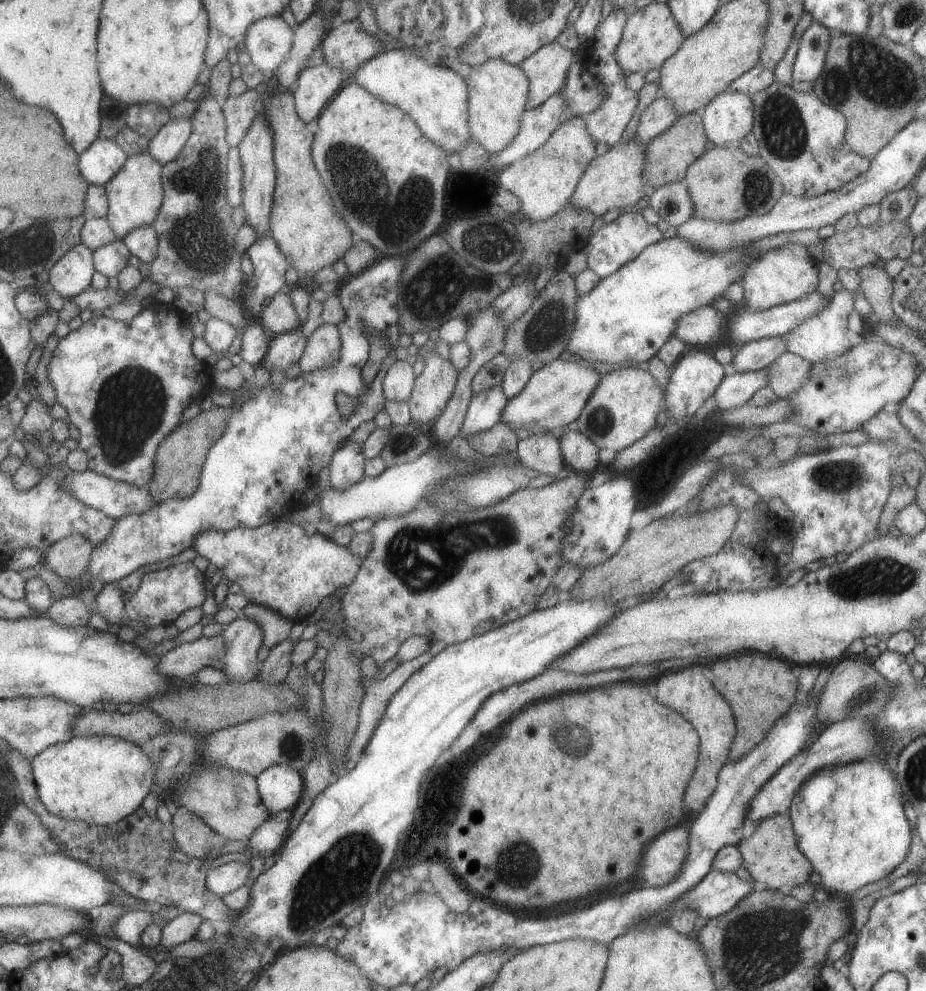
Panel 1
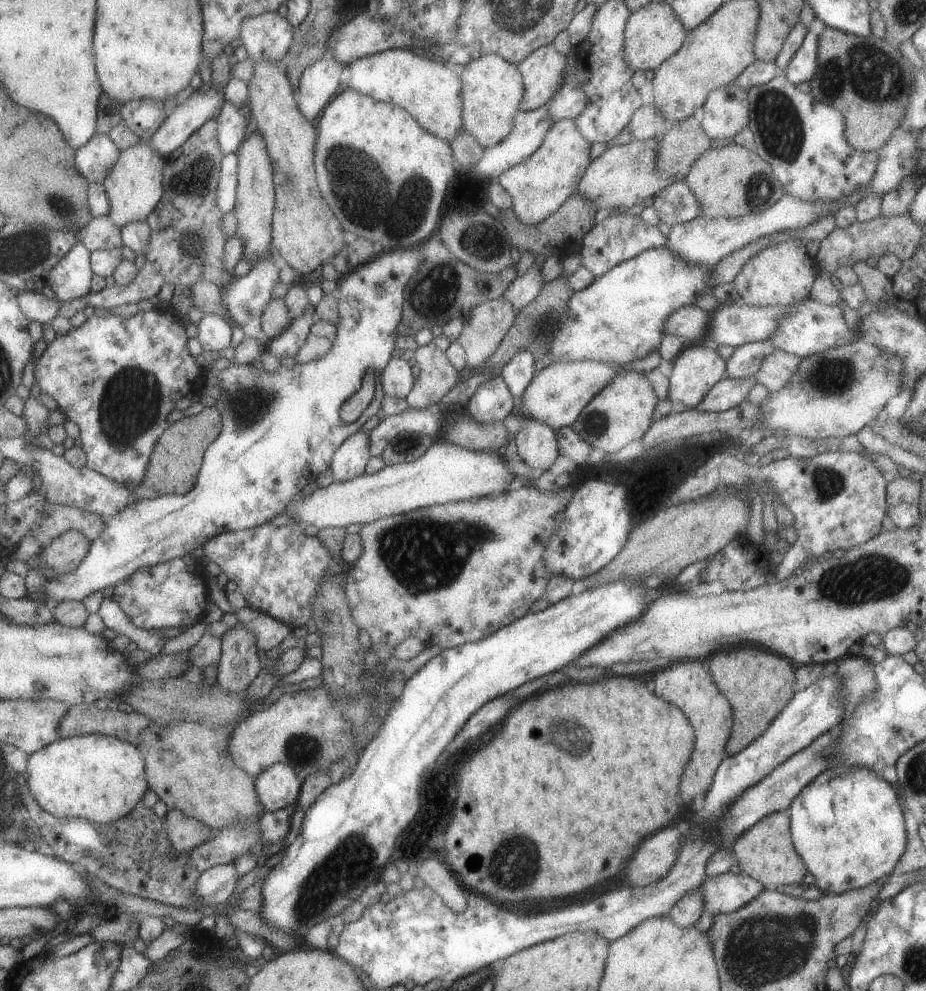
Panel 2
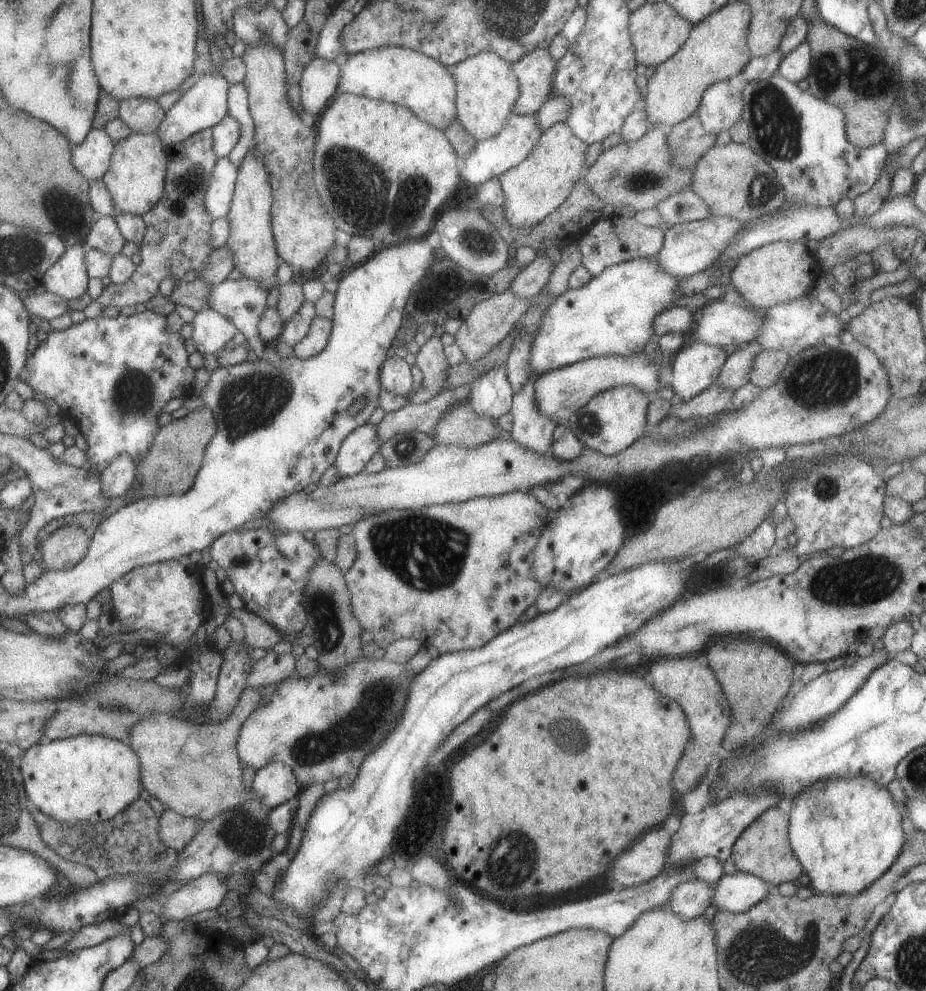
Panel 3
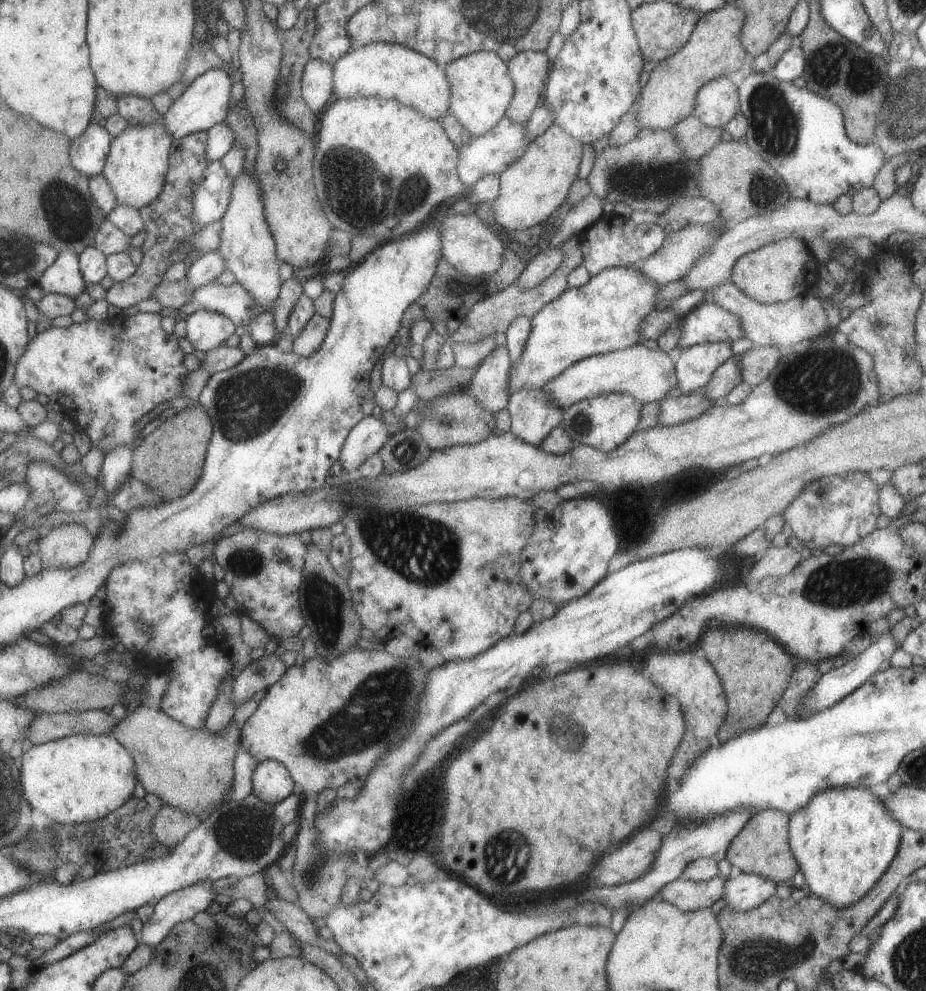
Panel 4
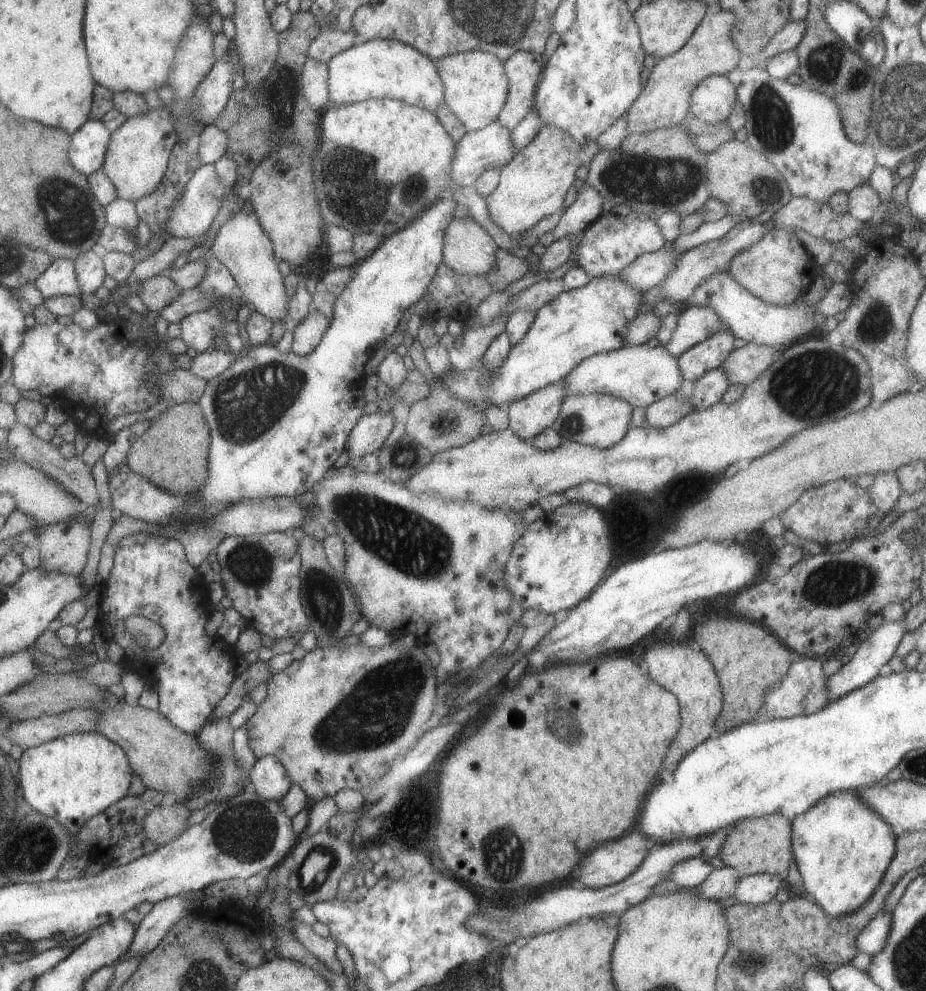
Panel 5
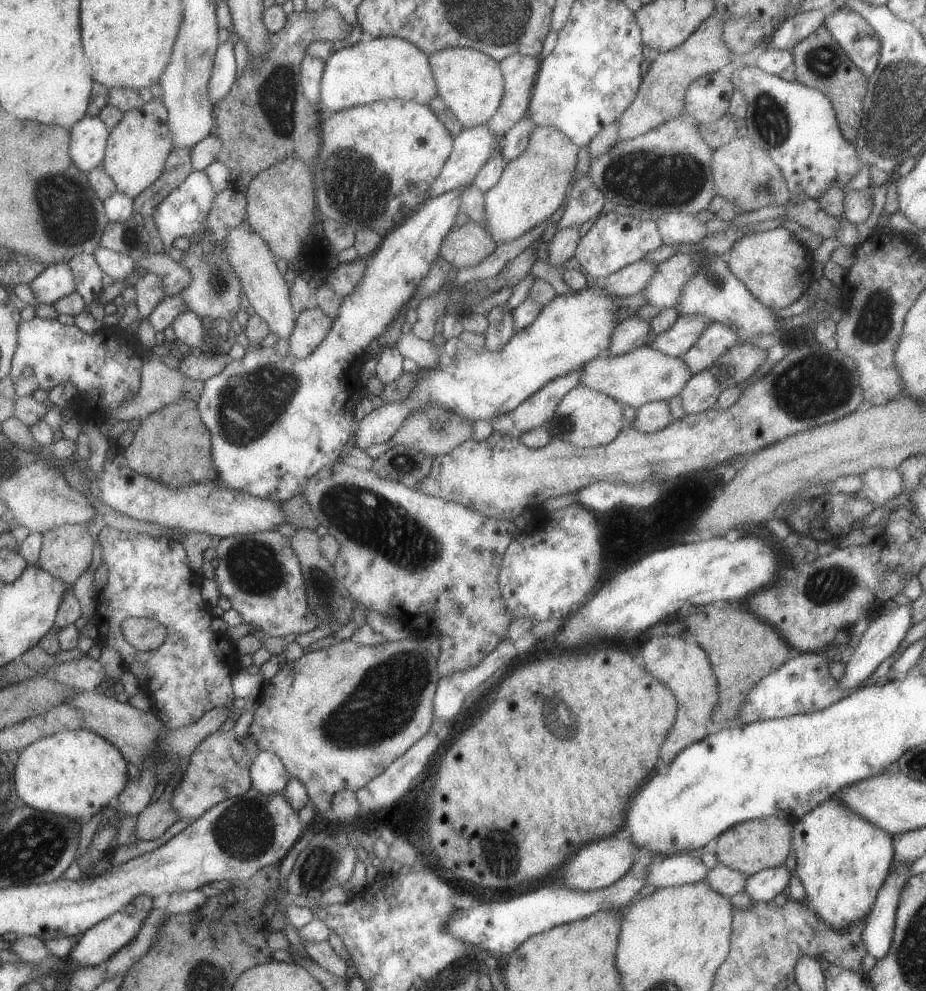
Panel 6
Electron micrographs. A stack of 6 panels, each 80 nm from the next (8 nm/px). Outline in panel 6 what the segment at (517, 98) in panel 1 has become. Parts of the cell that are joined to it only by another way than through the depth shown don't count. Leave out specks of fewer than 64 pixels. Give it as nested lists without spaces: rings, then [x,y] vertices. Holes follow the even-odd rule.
[[[447,47],[429,53],[428,61],[436,84],[436,94],[457,117],[462,128],[470,129],[486,124],[498,109],[504,93],[504,82],[498,61],[485,56],[481,51],[463,47]]]

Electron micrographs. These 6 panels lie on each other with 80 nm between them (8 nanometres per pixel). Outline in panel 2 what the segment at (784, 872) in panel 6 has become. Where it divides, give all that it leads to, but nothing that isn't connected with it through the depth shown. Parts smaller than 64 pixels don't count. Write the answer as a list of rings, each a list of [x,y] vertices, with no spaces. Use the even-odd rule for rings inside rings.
[[[730,871],[705,877],[699,888],[704,911],[713,916],[739,908],[763,890],[754,878],[743,872],[733,874]]]

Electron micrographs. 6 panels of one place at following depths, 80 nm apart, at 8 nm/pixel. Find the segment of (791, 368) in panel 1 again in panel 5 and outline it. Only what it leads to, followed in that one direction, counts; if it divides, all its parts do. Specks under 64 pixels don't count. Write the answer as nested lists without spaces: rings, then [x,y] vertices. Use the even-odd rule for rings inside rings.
[[[747,343],[740,349],[733,349],[720,364],[730,384],[753,382],[774,360],[776,347]]]

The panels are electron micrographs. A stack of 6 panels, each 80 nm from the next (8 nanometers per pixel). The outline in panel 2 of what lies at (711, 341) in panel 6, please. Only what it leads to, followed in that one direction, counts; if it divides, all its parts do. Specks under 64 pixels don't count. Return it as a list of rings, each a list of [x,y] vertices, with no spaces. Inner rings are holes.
[[[686,344],[672,362],[666,398],[673,404],[681,404],[684,411],[694,409],[701,402],[705,393],[711,390],[711,387],[725,376],[725,363],[715,350],[699,344]]]

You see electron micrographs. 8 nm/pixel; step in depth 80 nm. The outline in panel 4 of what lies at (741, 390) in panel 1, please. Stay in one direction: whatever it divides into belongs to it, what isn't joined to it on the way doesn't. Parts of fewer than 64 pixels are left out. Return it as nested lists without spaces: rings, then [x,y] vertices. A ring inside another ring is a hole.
[[[699,389],[689,394],[681,394],[677,398],[663,397],[659,401],[657,424],[667,426],[676,425],[703,414],[715,404]]]

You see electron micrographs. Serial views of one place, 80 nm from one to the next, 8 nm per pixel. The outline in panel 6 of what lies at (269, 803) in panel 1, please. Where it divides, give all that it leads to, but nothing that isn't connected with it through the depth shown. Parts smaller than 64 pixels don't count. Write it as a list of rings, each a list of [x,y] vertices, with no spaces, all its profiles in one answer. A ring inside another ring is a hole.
[[[256,751],[251,760],[248,771],[253,788],[265,795],[281,795],[290,776],[280,758],[271,751]]]

